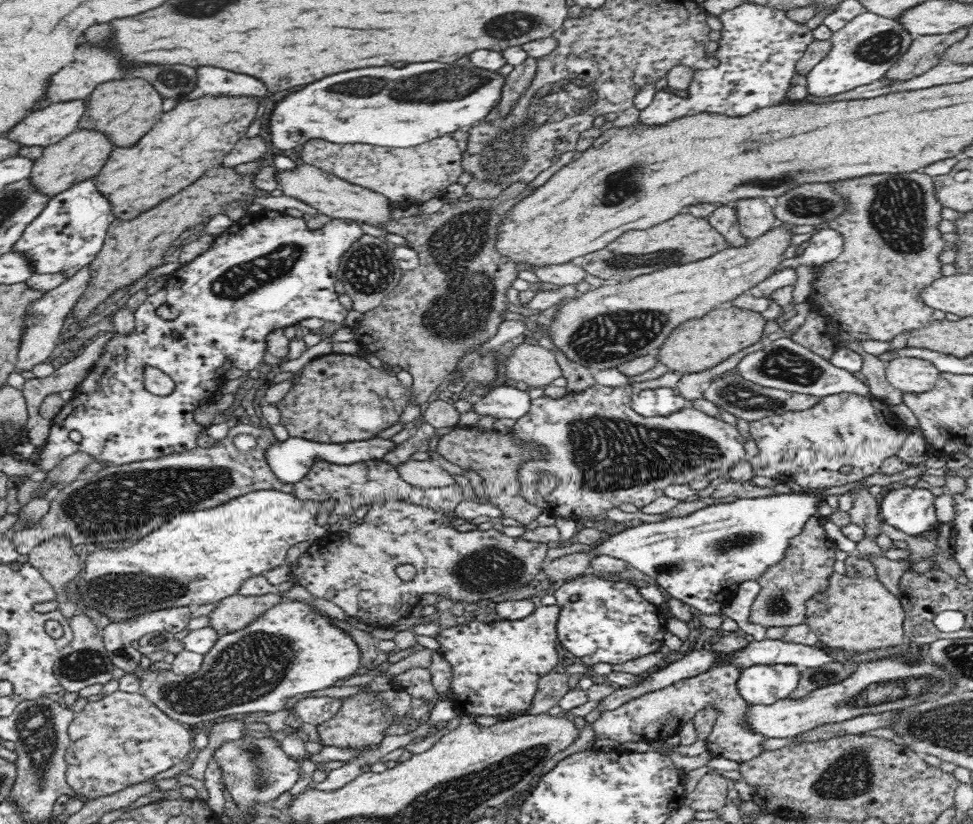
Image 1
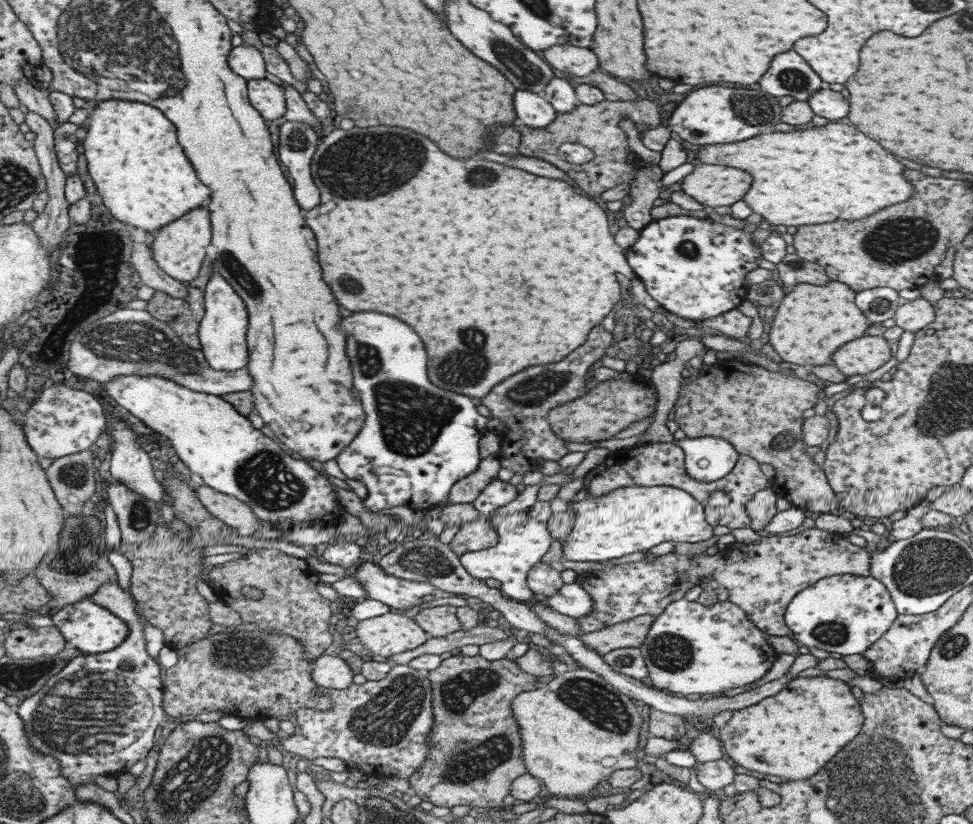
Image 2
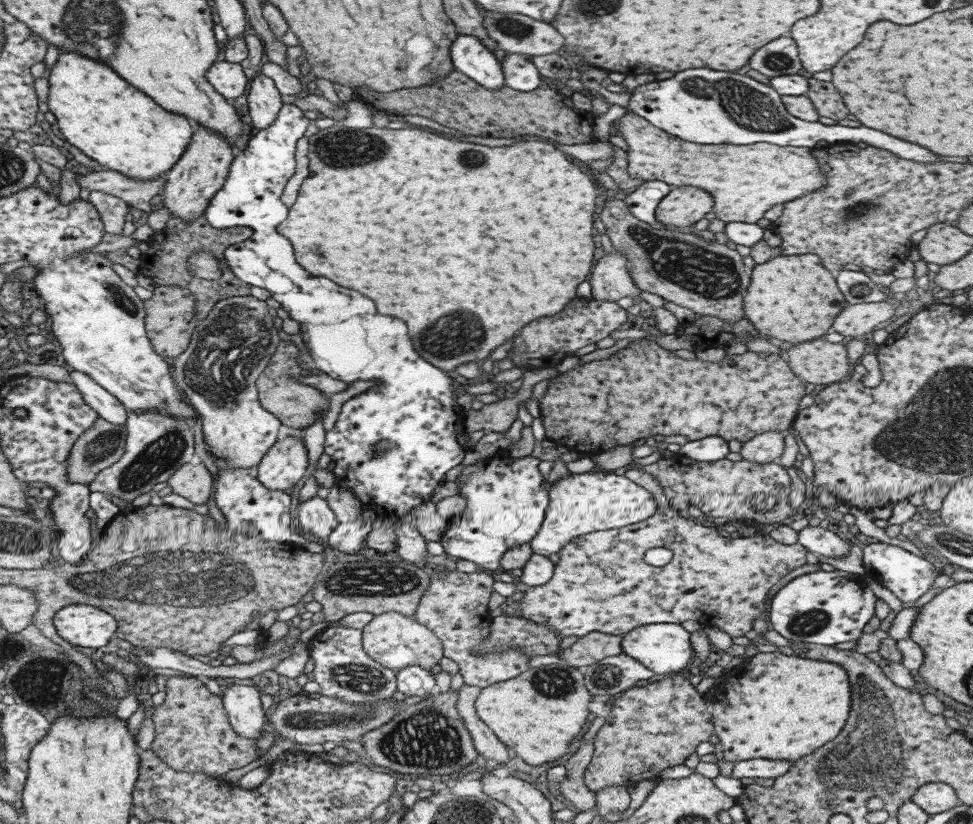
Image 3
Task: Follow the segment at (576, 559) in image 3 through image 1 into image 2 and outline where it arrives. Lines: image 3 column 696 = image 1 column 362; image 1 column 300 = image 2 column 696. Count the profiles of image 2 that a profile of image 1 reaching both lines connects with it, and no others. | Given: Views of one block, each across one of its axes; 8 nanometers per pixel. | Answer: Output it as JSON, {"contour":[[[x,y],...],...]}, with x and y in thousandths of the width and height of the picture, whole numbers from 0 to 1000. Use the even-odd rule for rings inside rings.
{"contour":[[[838,640],[812,650],[783,649],[778,660],[754,658],[734,674],[723,670],[705,676],[690,669],[674,675],[669,682],[661,676],[654,682],[638,682],[617,692],[593,695],[591,706],[604,718],[609,743],[590,752],[596,767],[604,768],[660,746],[675,749],[688,733],[702,727],[708,714],[719,709],[745,714],[748,718],[746,728],[757,733],[786,771],[811,772],[805,745],[817,721],[843,701],[865,697],[893,699],[893,681],[894,671],[889,664],[878,663],[864,647]]]}

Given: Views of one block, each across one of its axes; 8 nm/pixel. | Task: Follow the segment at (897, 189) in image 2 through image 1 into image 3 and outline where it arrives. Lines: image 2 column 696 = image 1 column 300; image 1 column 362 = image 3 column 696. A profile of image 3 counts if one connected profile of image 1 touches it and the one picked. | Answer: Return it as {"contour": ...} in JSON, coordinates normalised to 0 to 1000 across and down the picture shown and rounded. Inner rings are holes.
{"contour":[[[643,136],[635,144],[634,158],[636,158],[636,163],[638,163],[643,175],[643,208],[645,214],[650,217],[653,216],[655,218],[679,220],[683,221],[683,223],[689,223],[691,227],[715,226],[716,228],[719,228],[720,231],[724,231],[725,233],[728,233],[730,235],[730,239],[732,240],[732,257],[735,261],[735,265],[737,265],[737,267],[741,267],[741,269],[767,269],[774,272],[778,269],[778,267],[780,267],[780,265],[784,262],[784,257],[786,257],[786,255],[790,255],[792,250],[797,250],[797,248],[803,248],[805,245],[813,245],[813,243],[816,240],[839,232],[842,227],[847,227],[848,214],[842,208],[840,195],[838,194],[838,191],[832,186],[834,180],[799,177],[790,175],[788,172],[786,172],[786,175],[784,175],[784,172],[780,172],[780,175],[774,175],[774,177],[712,177],[712,175],[708,175],[708,172],[700,172],[698,167],[694,167],[693,165],[683,163],[683,160],[679,160],[679,158],[673,155],[673,153],[667,153],[667,149],[665,149],[662,143],[657,142],[654,138]]]}

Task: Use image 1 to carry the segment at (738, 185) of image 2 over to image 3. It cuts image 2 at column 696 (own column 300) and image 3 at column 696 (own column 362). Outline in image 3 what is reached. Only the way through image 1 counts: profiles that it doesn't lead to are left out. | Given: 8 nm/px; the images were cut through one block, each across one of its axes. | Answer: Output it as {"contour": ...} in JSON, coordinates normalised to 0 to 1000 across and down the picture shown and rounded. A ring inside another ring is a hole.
{"contour":[[[696,226],[675,246],[672,266],[684,274],[710,275],[731,255],[728,233],[715,226]]]}

